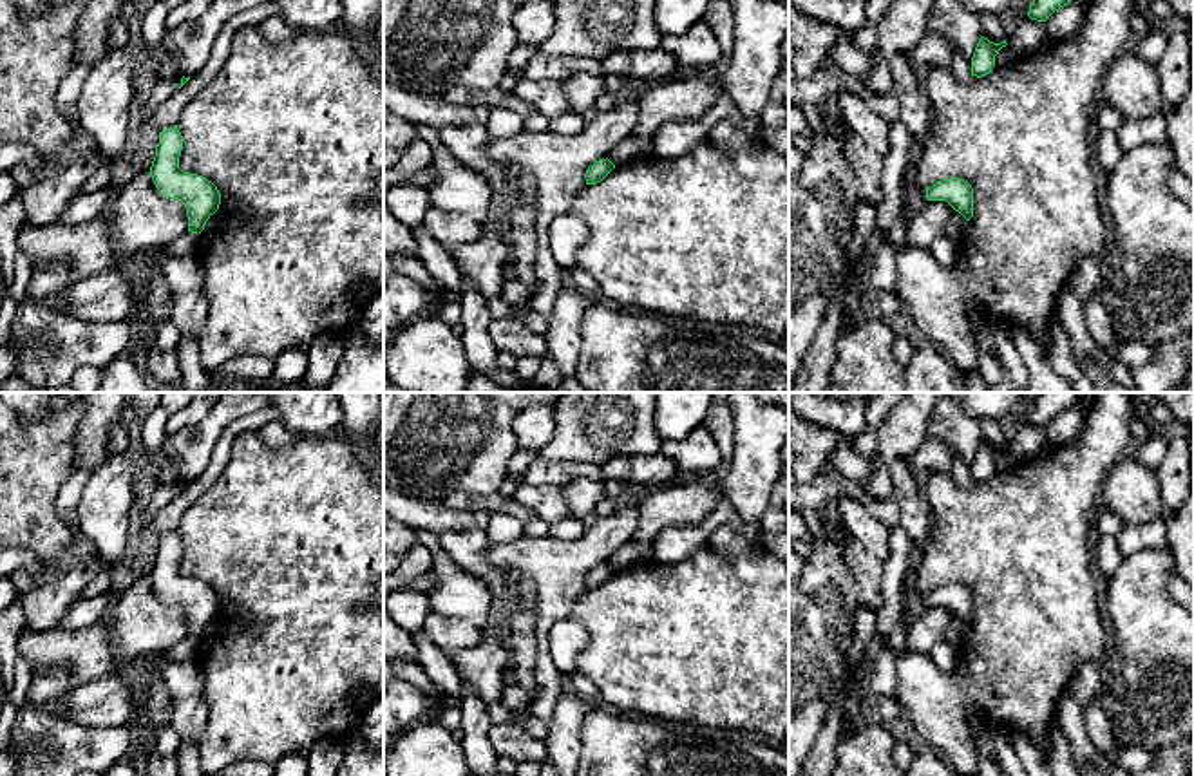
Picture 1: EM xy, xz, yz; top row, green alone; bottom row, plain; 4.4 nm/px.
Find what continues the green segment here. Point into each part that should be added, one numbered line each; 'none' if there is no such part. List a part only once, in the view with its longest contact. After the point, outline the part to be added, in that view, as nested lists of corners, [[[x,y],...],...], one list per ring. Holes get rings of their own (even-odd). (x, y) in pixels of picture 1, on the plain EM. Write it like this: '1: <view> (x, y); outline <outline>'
none

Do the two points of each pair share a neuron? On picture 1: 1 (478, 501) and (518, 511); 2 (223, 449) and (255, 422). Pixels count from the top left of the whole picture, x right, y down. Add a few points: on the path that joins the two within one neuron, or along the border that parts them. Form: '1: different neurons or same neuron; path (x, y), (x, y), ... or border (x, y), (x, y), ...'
1: same neuron; path (487, 503), (509, 505)
2: same neuron; path (227, 440), (246, 424)

